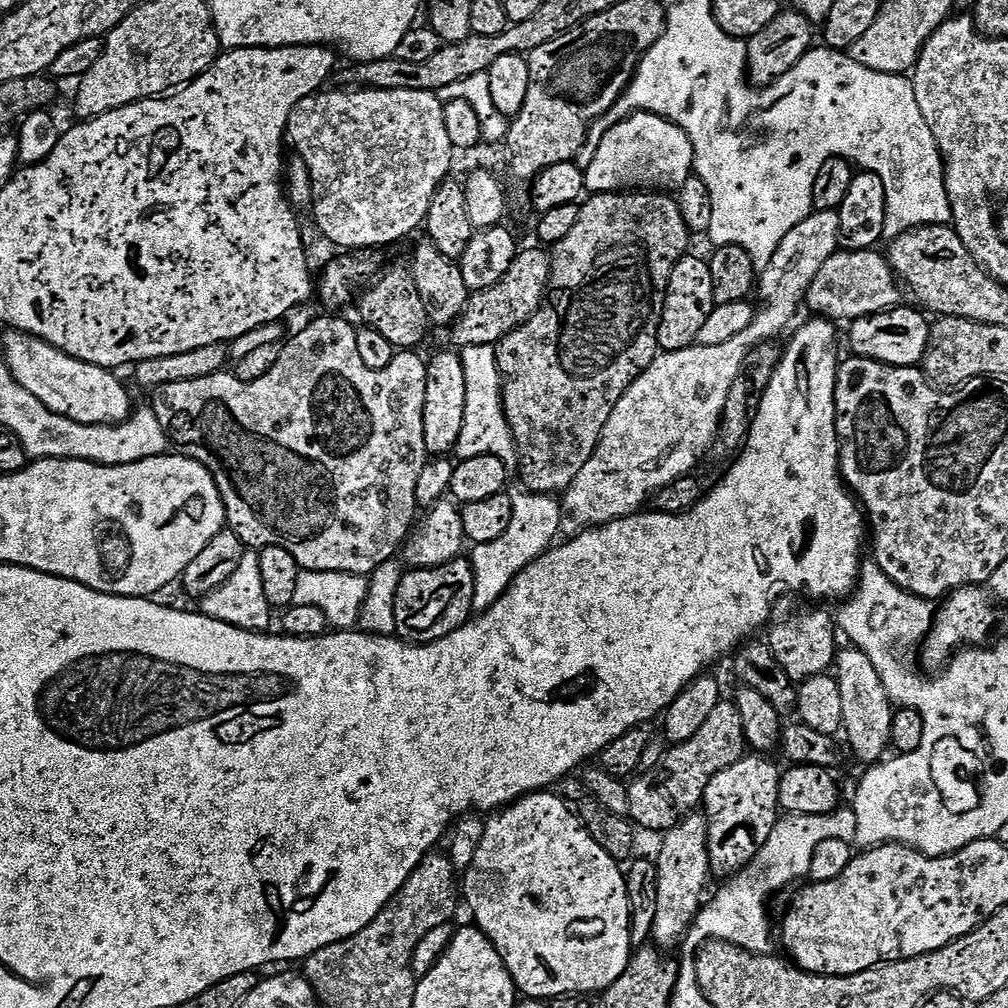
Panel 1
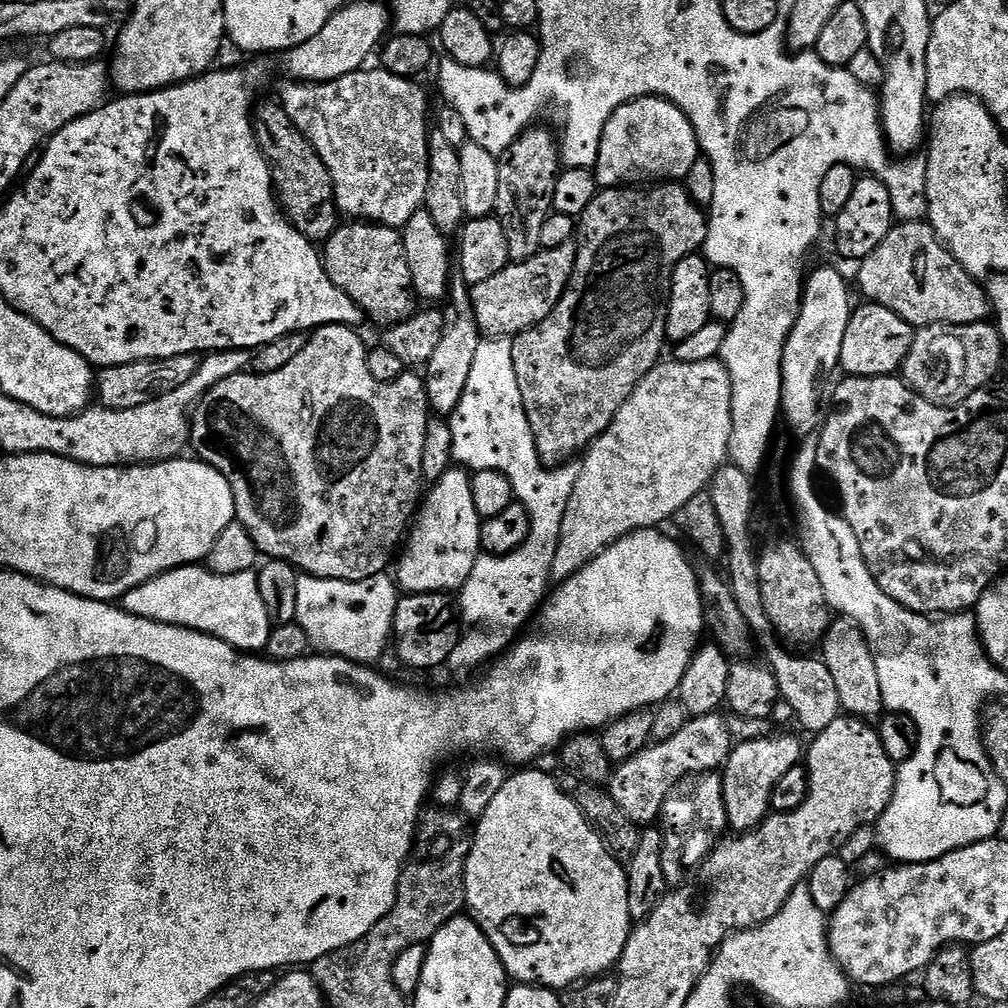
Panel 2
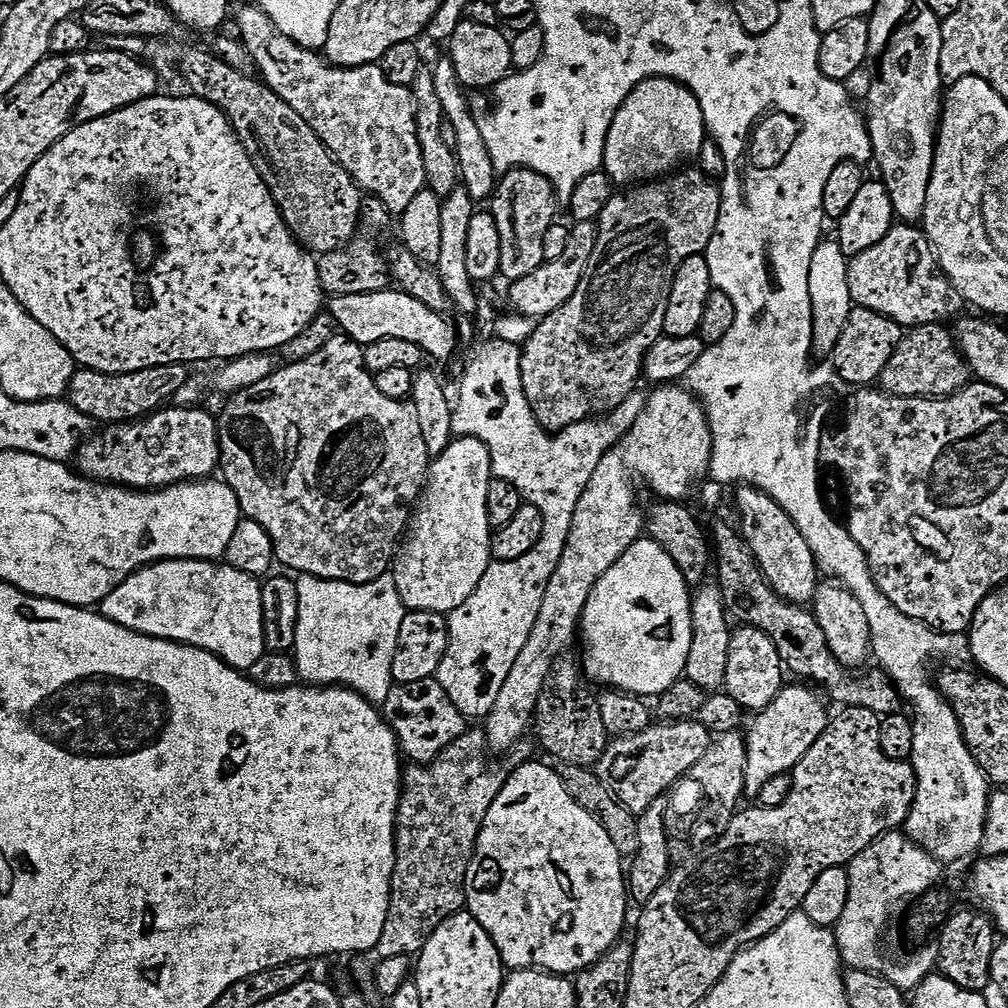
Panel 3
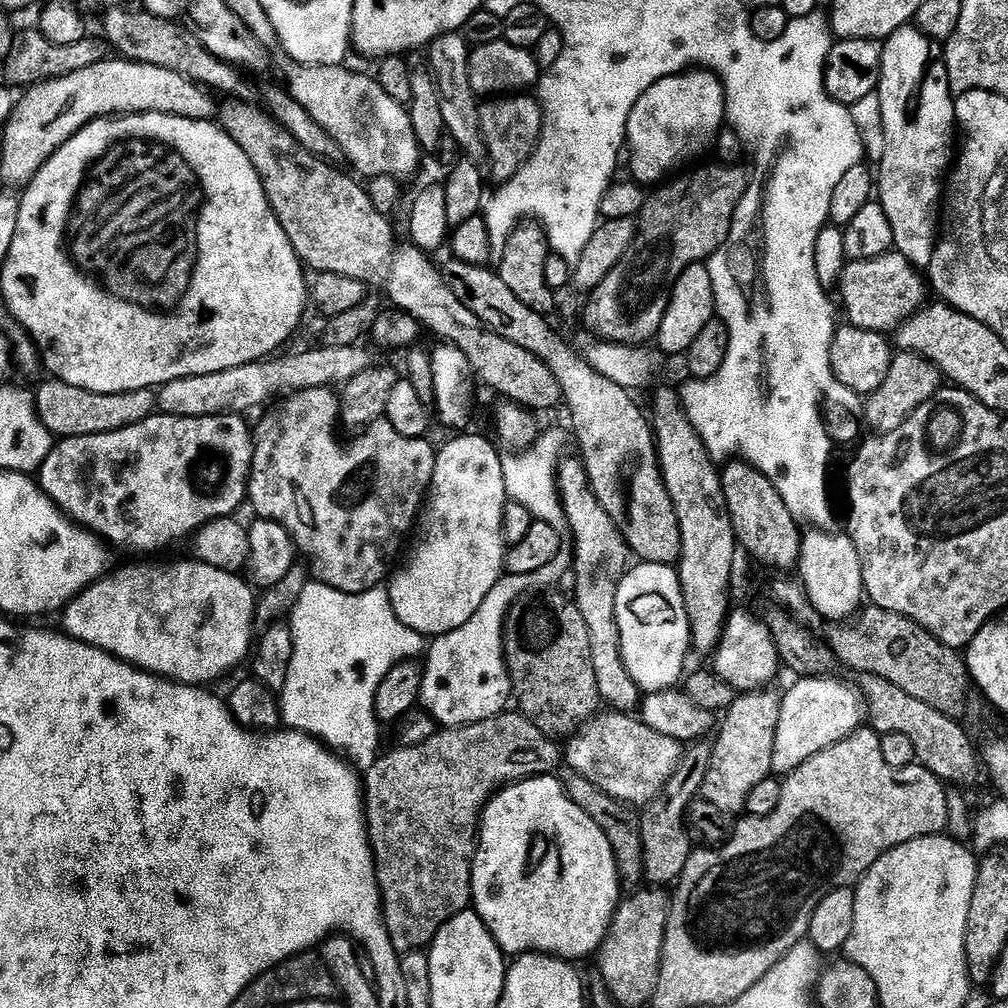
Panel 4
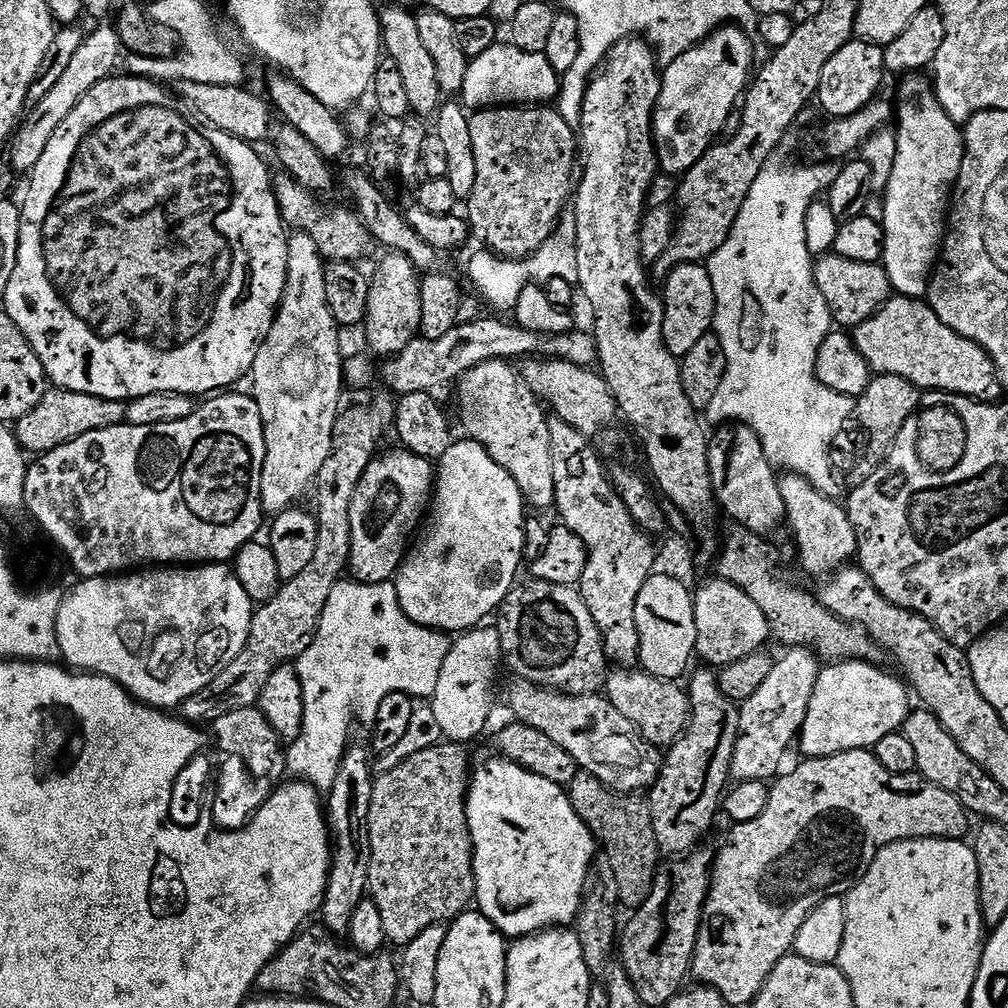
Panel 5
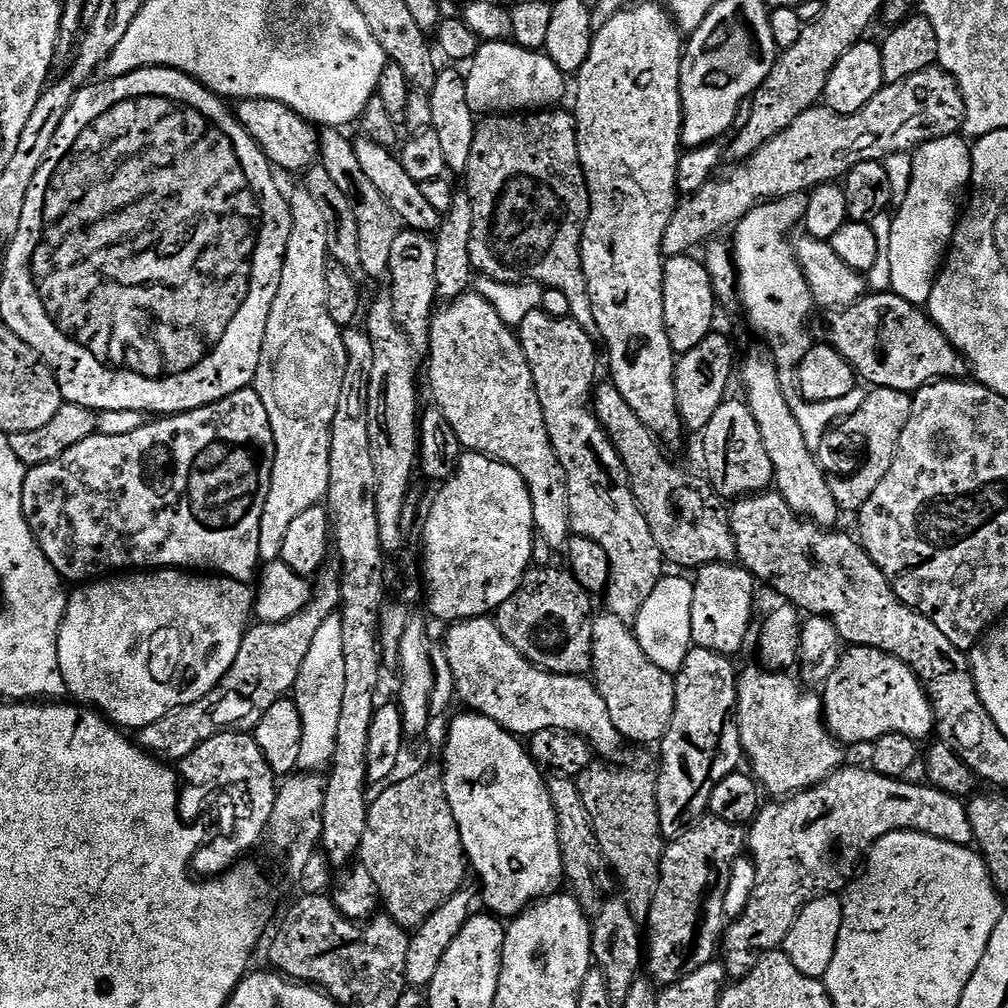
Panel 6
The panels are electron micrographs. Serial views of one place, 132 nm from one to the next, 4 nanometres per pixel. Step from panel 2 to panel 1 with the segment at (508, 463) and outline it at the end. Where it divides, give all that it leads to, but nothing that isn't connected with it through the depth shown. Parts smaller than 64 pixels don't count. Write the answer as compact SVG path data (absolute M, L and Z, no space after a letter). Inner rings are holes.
M490 345L470 346L461 349L460 357L466 375L466 418L462 418L455 455L461 461L482 455L497 456L507 462L515 461L518 453L504 413L503 380L497 365L496 348ZM531 490L523 491L511 493L514 506L514 518L510 522L512 532L506 532L508 536L502 534L502 538L494 538L494 542L490 542L492 548L488 548L488 564L492 564L492 568L472 568L474 570L472 607L477 613L494 606L494 602L498 602L498 598L502 598L502 594L506 594L506 590L514 582L514 578L518 578L518 574L522 570L526 570L526 566L533 564L543 552L553 547L561 535L561 501L552 494ZM504 540L512 540L512 544L508 544L508 556L512 556L512 564L516 564L516 568L504 568L504 560L496 560L496 556L504 556Z

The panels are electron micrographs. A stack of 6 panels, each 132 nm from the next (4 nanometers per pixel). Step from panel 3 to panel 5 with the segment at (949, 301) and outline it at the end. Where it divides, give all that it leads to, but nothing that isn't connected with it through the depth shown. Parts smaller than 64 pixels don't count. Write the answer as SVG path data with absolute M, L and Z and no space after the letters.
M824 254L815 261L816 285L826 298L833 321L845 329L855 329L856 325L870 319L874 313L893 295L892 283L883 263L867 264L854 262L835 254Z

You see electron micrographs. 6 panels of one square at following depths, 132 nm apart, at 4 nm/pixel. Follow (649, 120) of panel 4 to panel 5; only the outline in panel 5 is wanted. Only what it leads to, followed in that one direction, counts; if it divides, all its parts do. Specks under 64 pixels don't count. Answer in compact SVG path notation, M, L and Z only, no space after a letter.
M728 22L723 26L711 32L709 36L700 41L696 47L686 50L678 58L667 61L666 67L662 72L660 81L660 93L658 94L658 102L656 103L656 112L652 116L652 139L656 141L656 159L658 168L661 173L679 177L681 174L688 172L694 165L706 154L706 150L717 143L720 131L728 124L728 119L732 116L732 107L741 103L742 97L745 95L746 89L750 84L750 77L753 75L754 67L752 68L752 40L747 36L743 27L737 26L735 23Z

